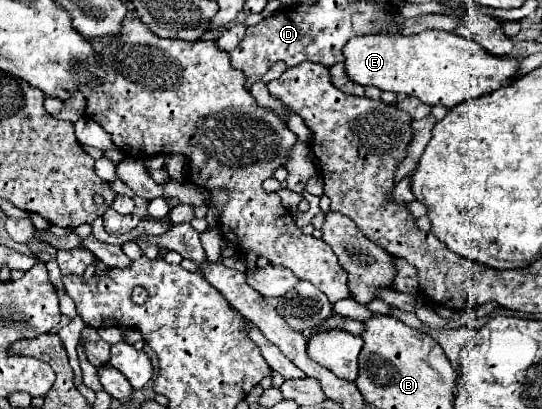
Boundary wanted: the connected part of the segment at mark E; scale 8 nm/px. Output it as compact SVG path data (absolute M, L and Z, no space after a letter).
M425 30L414 36L362 36L350 40L342 52L350 80L362 86L378 86L380 90L416 96L428 106L444 108L508 86L518 74L522 60L514 56L494 56L472 40L442 30Z

